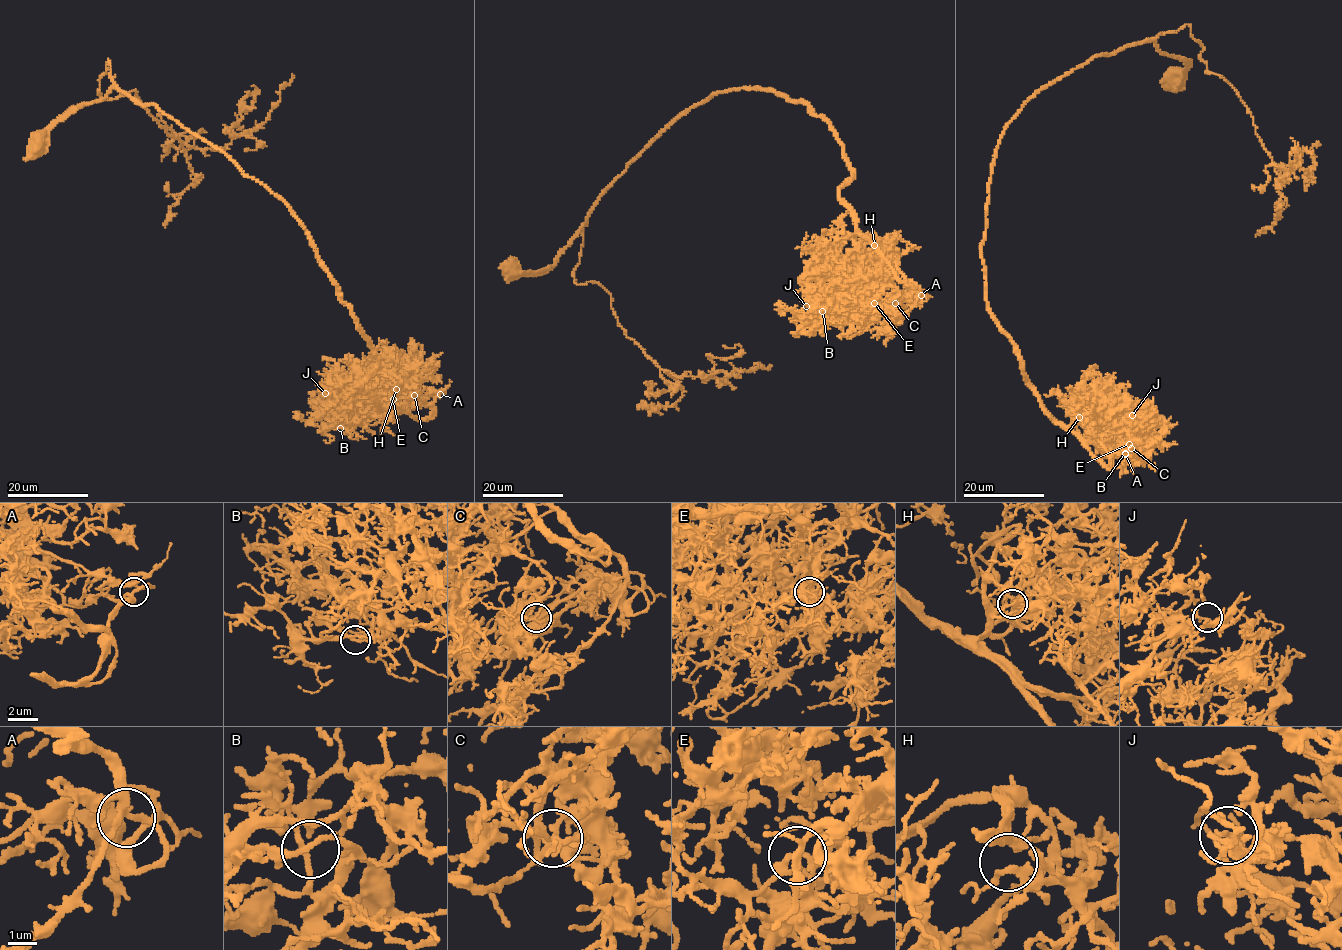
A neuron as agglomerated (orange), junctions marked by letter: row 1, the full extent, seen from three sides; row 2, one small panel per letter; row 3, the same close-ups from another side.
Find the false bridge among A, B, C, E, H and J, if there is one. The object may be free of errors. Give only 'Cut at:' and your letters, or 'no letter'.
Cut at: no letter

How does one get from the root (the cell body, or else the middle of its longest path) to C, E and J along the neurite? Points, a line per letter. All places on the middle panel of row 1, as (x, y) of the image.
C: (509, 270), (551, 267), (600, 194), (683, 114), (758, 89), (827, 122), (853, 172), (839, 196), (895, 303)
E: (509, 270), (551, 267), (683, 114), (758, 89), (841, 147), (839, 196), (881, 259), (874, 303)
J: (509, 270), (551, 267), (683, 114), (758, 89), (827, 122), (853, 172), (839, 196), (881, 259), (806, 306)

